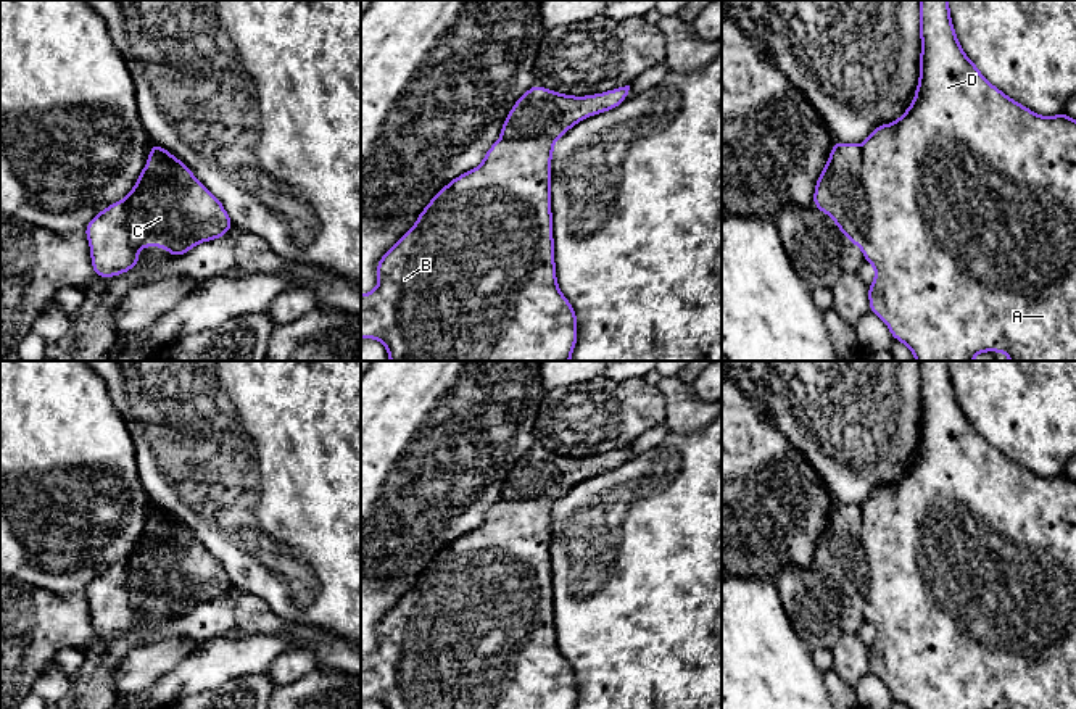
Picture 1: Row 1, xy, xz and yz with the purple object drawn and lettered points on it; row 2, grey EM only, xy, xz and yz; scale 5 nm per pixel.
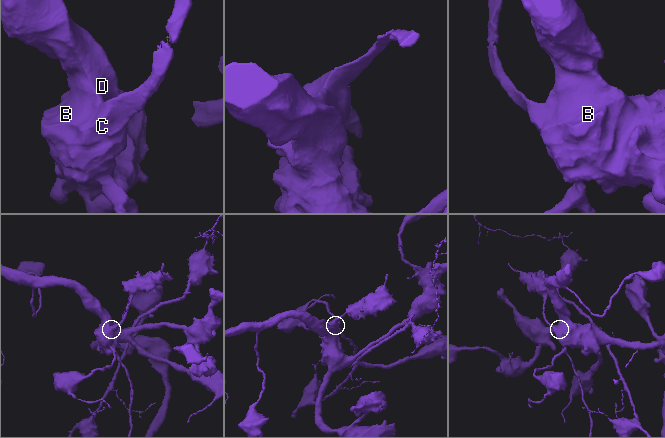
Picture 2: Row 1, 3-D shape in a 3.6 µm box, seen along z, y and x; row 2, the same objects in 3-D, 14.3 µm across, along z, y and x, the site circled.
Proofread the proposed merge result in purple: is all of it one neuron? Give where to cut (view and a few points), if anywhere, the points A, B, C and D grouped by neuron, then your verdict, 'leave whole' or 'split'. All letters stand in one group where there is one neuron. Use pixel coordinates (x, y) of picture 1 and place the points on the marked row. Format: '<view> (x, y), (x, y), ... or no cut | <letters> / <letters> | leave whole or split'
xy (150, 181), (169, 181), (177, 194), (179, 247) | A B D / C | split

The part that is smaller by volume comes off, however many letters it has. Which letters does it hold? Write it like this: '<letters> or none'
C

